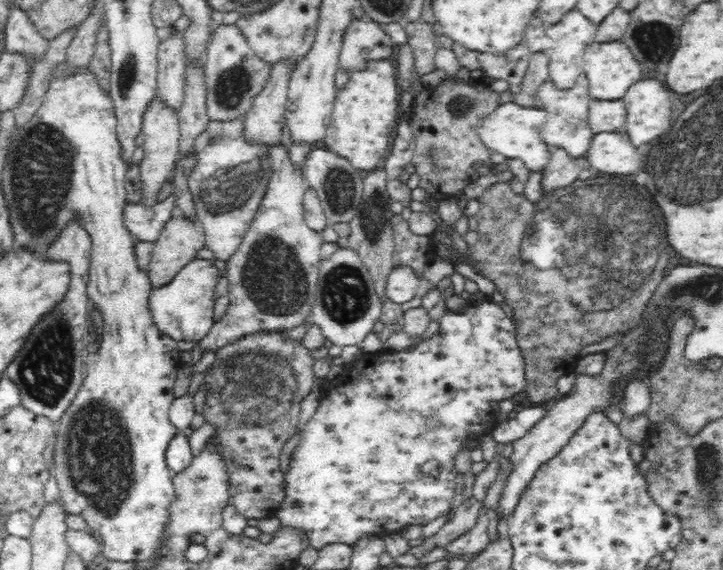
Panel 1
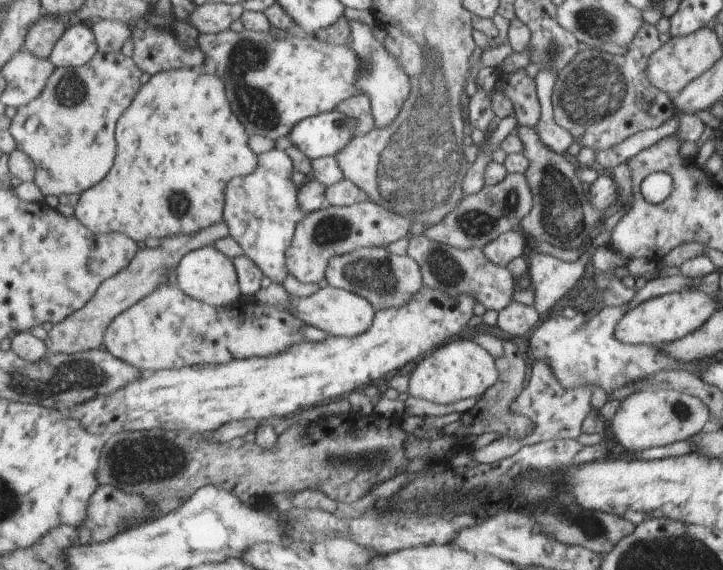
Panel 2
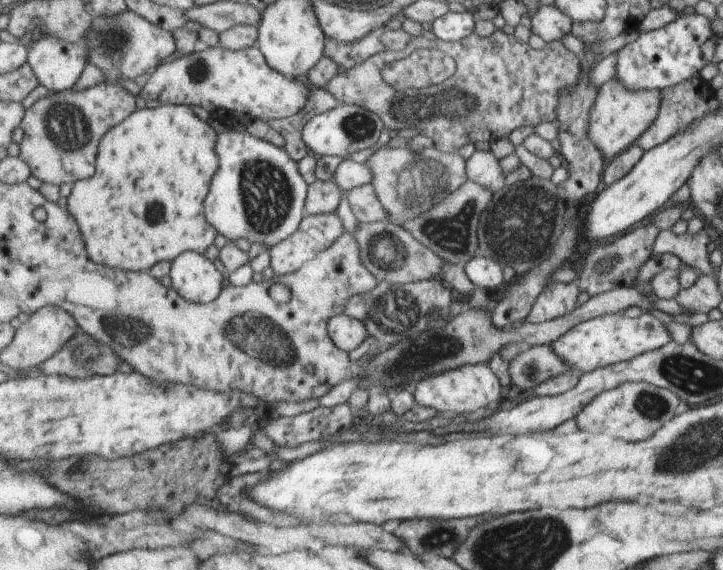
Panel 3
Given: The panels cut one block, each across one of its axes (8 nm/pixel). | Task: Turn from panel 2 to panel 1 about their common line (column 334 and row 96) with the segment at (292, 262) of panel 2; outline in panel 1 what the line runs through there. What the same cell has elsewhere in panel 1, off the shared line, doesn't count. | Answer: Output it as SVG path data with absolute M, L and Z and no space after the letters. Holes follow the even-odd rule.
M218 26L213 33L214 38L209 40L203 62L207 84L207 116L209 121L235 121L244 117L255 96L262 92L270 76L271 63L258 58L238 27Z

